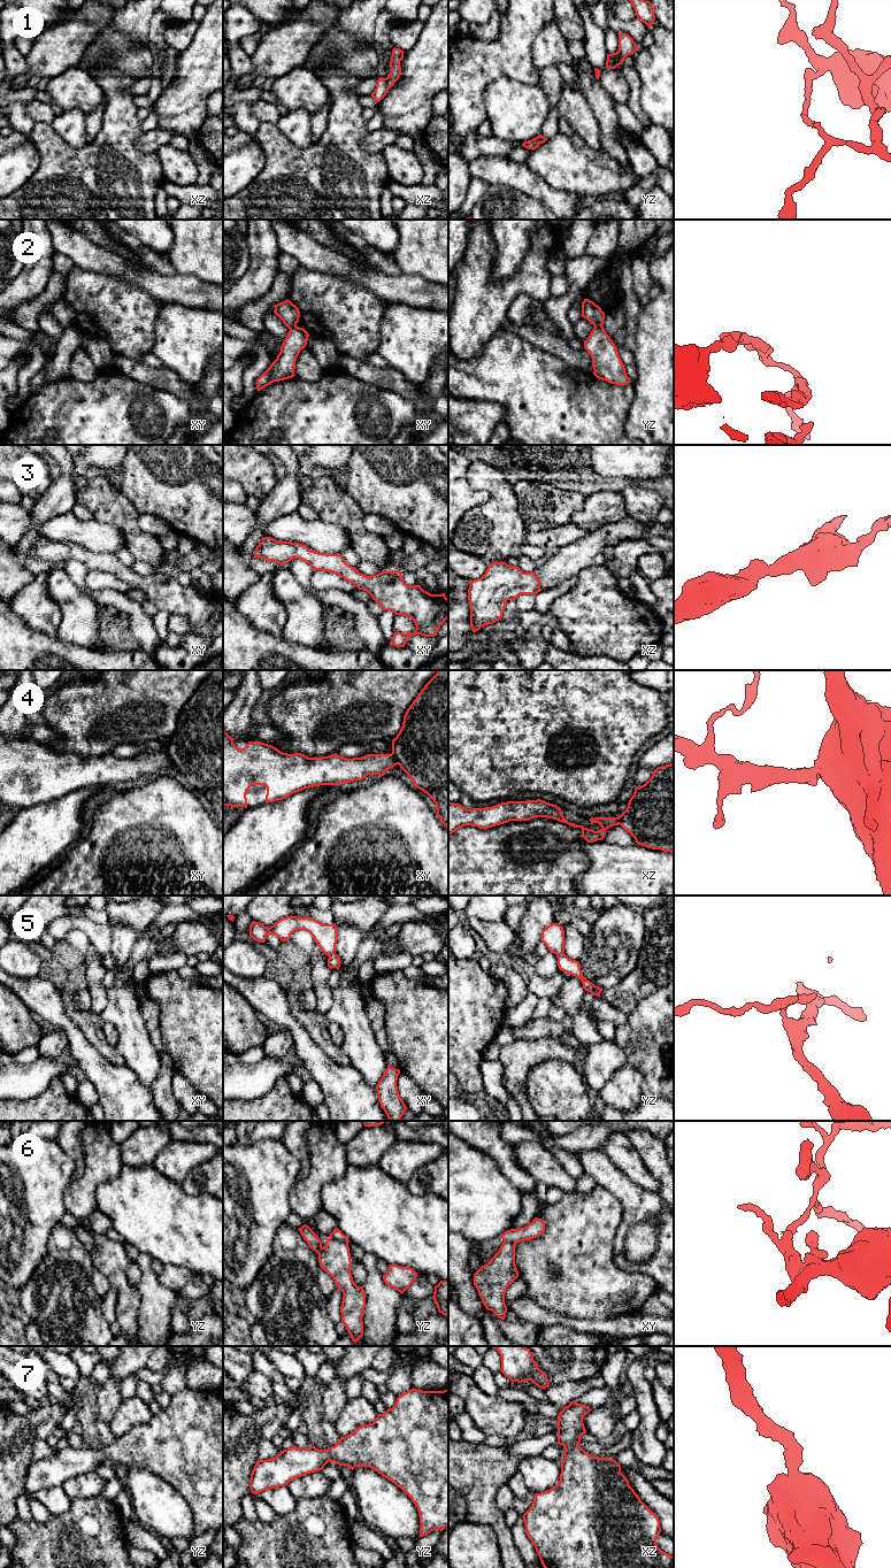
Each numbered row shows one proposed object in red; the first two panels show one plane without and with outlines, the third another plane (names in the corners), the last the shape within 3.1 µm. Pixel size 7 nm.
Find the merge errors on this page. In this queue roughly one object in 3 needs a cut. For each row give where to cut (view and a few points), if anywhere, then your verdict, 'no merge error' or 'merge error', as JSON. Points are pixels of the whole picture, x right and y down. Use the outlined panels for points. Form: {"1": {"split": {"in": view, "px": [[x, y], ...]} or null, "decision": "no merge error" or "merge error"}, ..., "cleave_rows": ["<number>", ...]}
{"1": {"split": {"in": "xz", "px": [[384, 78], [389, 87]]}, "decision": "merge error"}, "2": {"split": {"in": "yz", "px": [[601, 325], [594, 328]]}, "decision": "merge error"}, "3": {"split": null, "decision": "no merge error"}, "4": {"split": {"in": "xy", "px": [[391, 753], [398, 763]]}, "decision": "merge error"}, "5": {"split": {"in": "xy", "px": [[333, 952], [328, 955]]}, "decision": "merge error"}, "6": {"split": {"in": "yz", "px": [[330, 1237], [347, 1243]]}, "decision": "merge error"}, "7": {"split": null, "decision": "no merge error"}, "cleave_rows": ["1", "2", "4", "5", "6"]}

